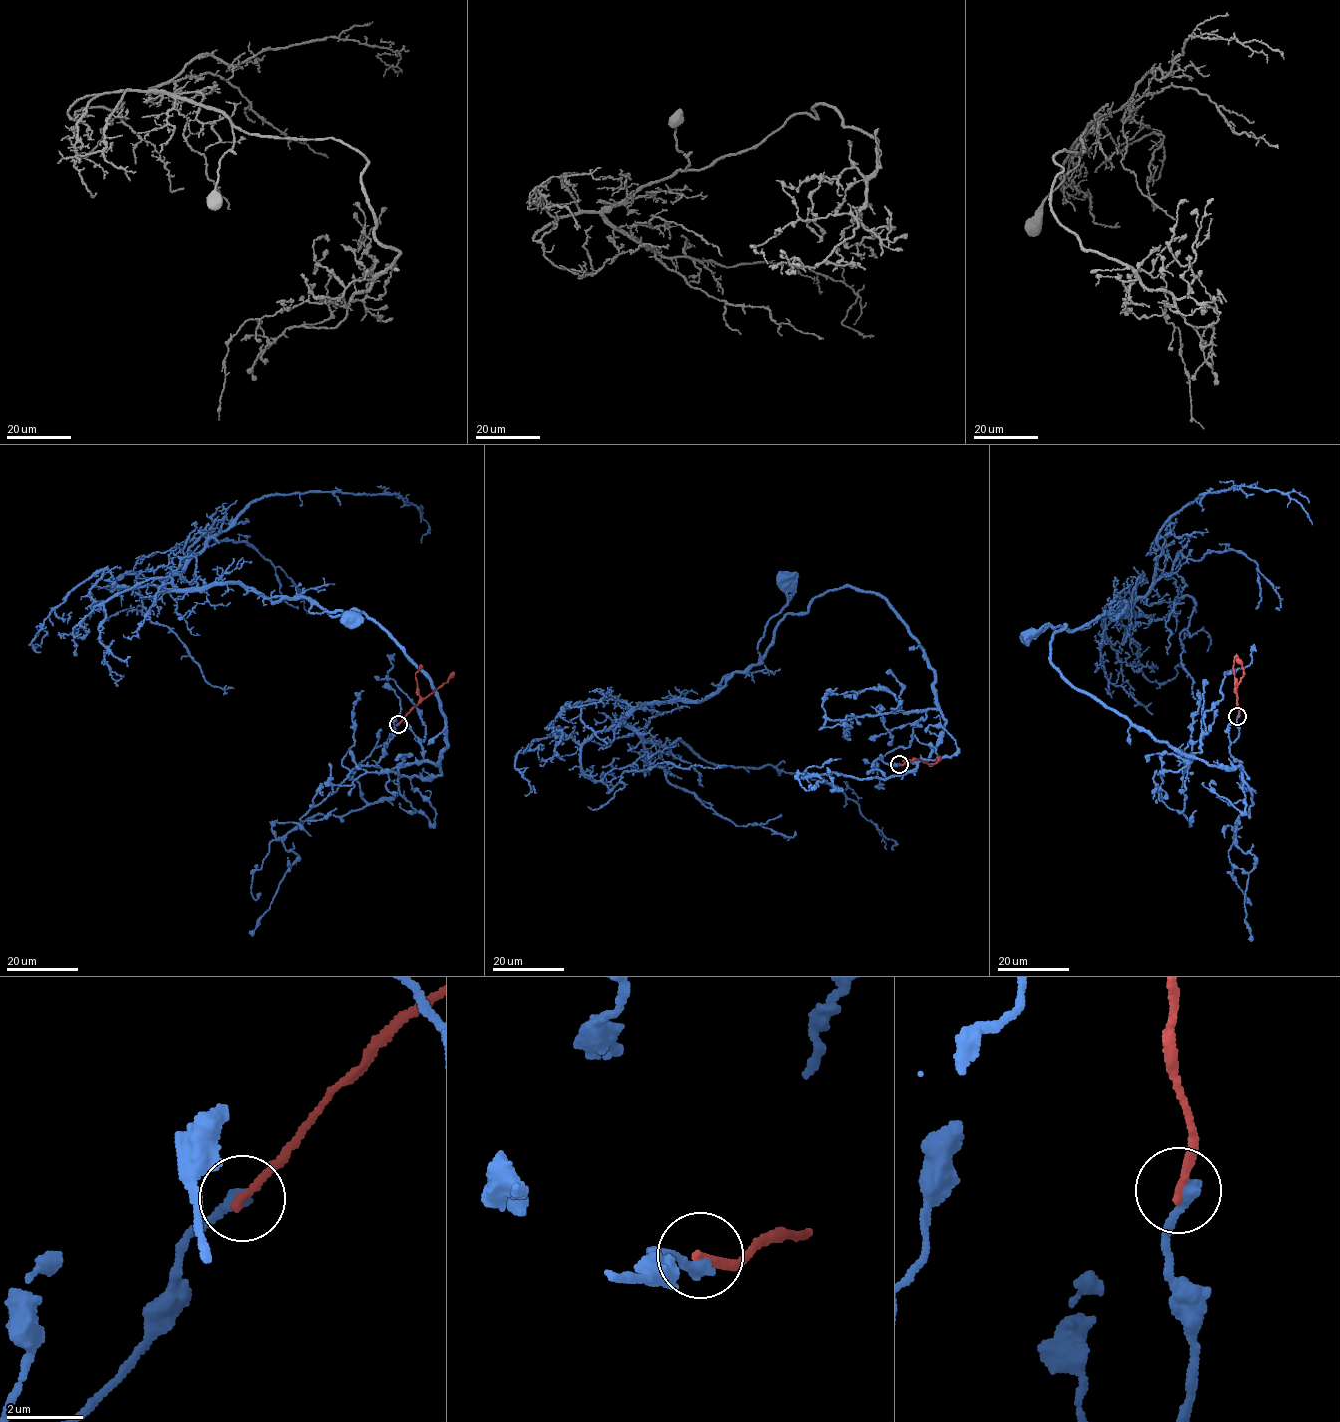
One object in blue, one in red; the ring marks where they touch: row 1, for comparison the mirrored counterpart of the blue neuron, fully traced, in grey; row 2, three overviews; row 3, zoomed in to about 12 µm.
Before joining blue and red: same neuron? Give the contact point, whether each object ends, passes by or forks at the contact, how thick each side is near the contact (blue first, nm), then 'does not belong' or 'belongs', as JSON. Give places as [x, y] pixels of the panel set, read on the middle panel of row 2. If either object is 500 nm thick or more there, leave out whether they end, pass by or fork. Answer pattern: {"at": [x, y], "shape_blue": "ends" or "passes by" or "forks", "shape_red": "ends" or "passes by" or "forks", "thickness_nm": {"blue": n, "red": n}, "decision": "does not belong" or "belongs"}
{"at": [899, 764], "shape_blue": "ends", "shape_red": "ends", "thickness_nm": {"blue": 360, "red": 240}, "decision": "does not belong"}

